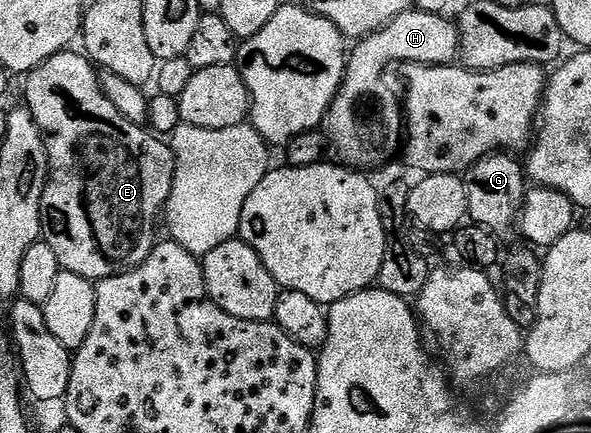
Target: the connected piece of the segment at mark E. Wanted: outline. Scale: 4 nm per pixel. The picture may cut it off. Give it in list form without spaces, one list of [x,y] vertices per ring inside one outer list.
[[[68,49],[49,57],[40,67],[35,67],[26,76],[27,99],[25,105],[33,113],[33,121],[37,121],[39,131],[43,134],[43,144],[47,146],[47,188],[43,194],[43,233],[42,238],[57,253],[57,261],[60,268],[69,273],[77,273],[81,277],[92,281],[108,279],[114,275],[124,275],[127,271],[134,271],[149,257],[157,242],[155,236],[155,222],[160,222],[164,214],[167,198],[171,192],[171,186],[175,180],[175,154],[171,151],[170,142],[164,141],[160,136],[152,133],[146,126],[125,121],[121,113],[117,113],[117,105],[105,97],[105,93],[99,84],[100,72],[96,64],[87,58],[86,54],[78,50]]]

